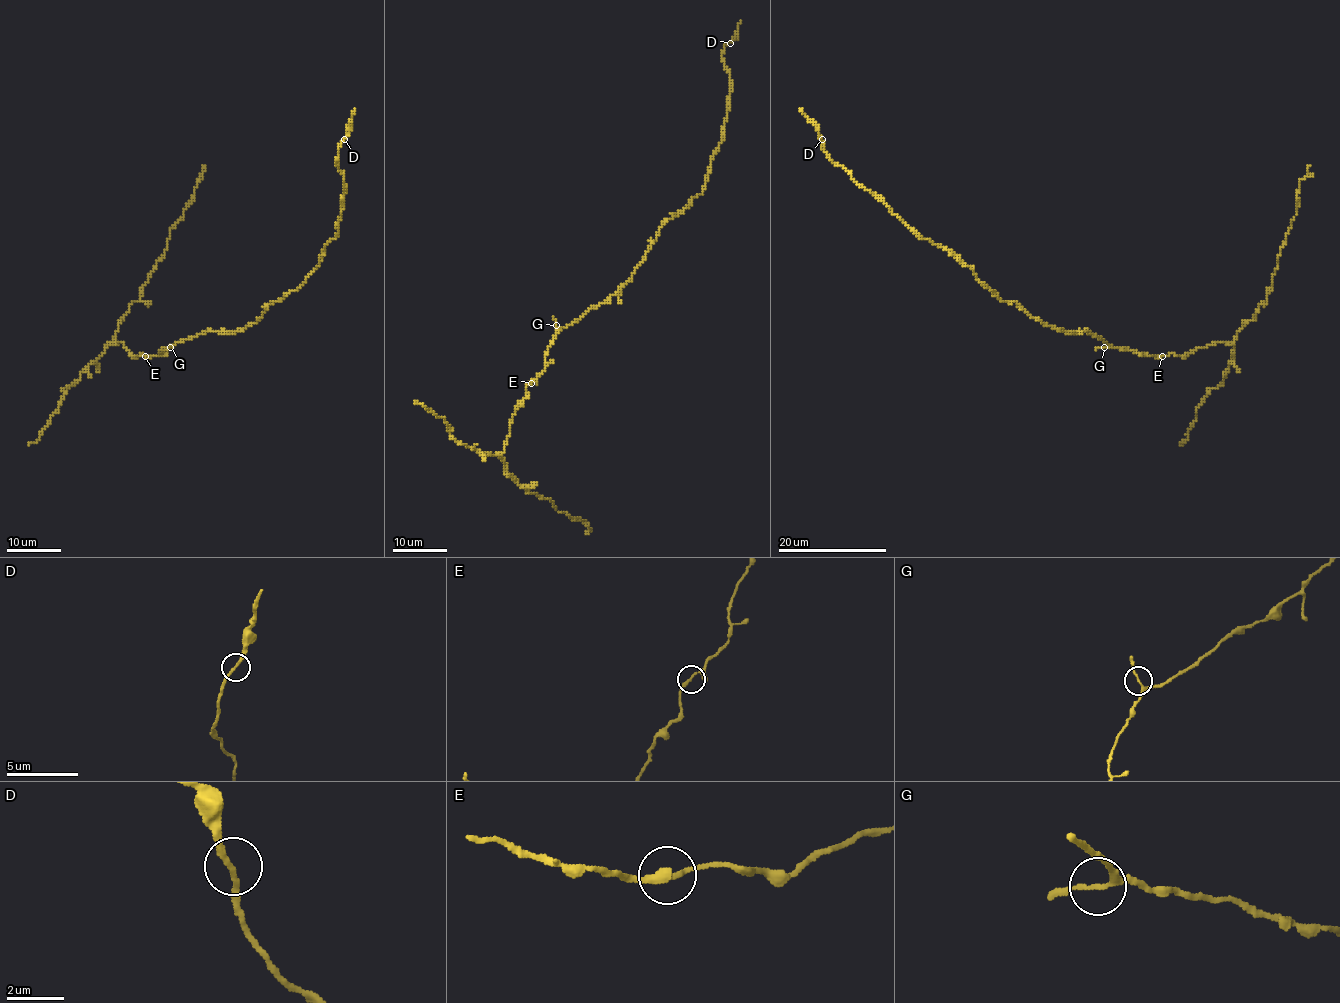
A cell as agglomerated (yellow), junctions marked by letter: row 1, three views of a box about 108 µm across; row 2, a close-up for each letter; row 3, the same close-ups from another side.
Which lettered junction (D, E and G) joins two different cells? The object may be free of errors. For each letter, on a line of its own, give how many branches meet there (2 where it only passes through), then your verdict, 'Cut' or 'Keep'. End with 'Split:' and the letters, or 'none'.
D: Branches: 2. Keep
E: Branches: 2. Keep
G: Branches: 3. Keep
Split: none

